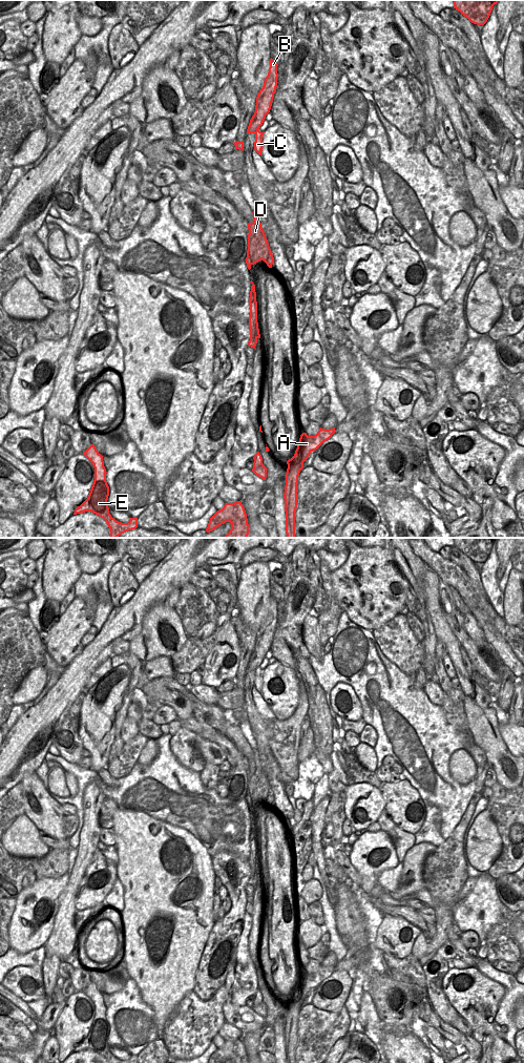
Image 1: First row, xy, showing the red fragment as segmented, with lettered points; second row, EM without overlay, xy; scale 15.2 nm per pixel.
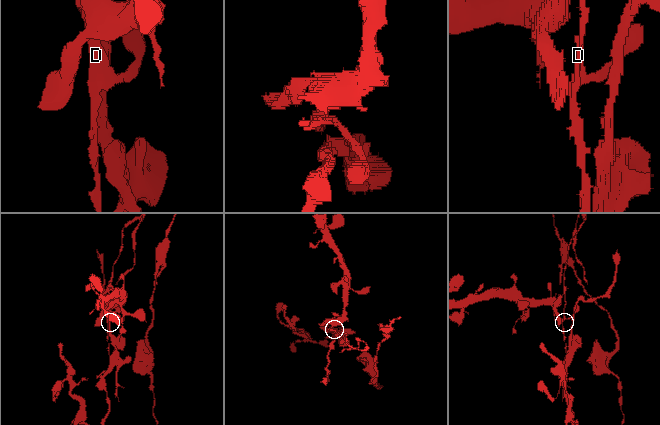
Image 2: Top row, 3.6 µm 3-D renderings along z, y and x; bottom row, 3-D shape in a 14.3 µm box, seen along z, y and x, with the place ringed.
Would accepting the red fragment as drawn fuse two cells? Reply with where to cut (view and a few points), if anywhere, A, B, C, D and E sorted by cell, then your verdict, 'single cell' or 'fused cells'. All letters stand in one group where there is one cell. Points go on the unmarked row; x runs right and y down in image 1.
cut in xy along (257, 667), (255, 671); A B D E / C; fused cells

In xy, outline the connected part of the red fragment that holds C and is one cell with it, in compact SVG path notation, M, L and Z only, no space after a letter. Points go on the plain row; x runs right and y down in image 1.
M259 668L256 669L255 671L255 680L254 680L254 688L261 693L261 687L263 687L263 673L265 669L261 670Z

